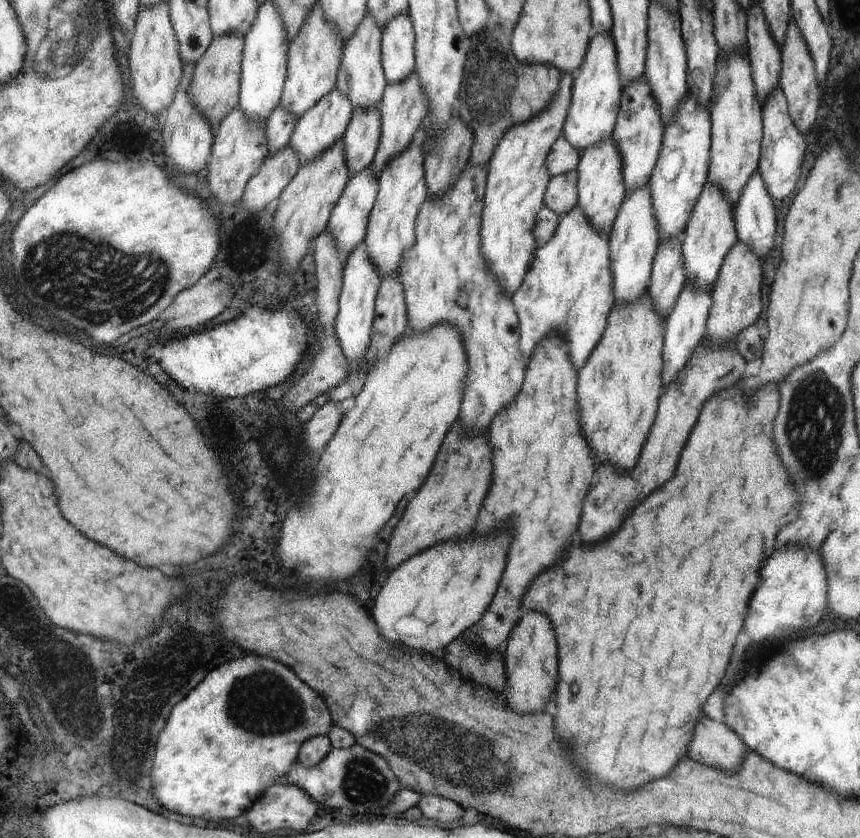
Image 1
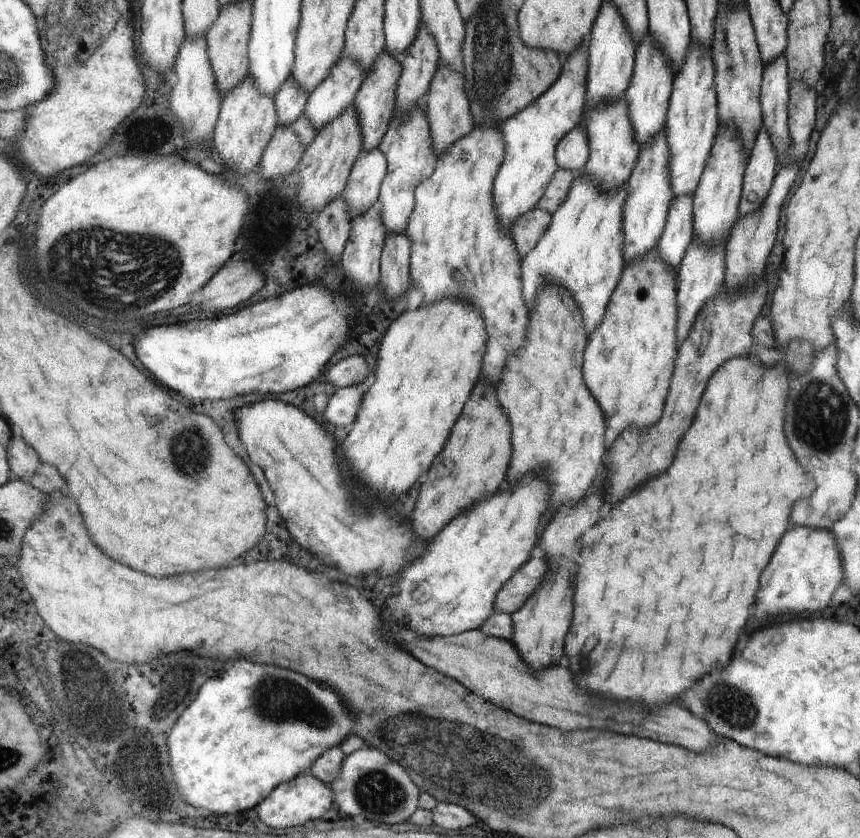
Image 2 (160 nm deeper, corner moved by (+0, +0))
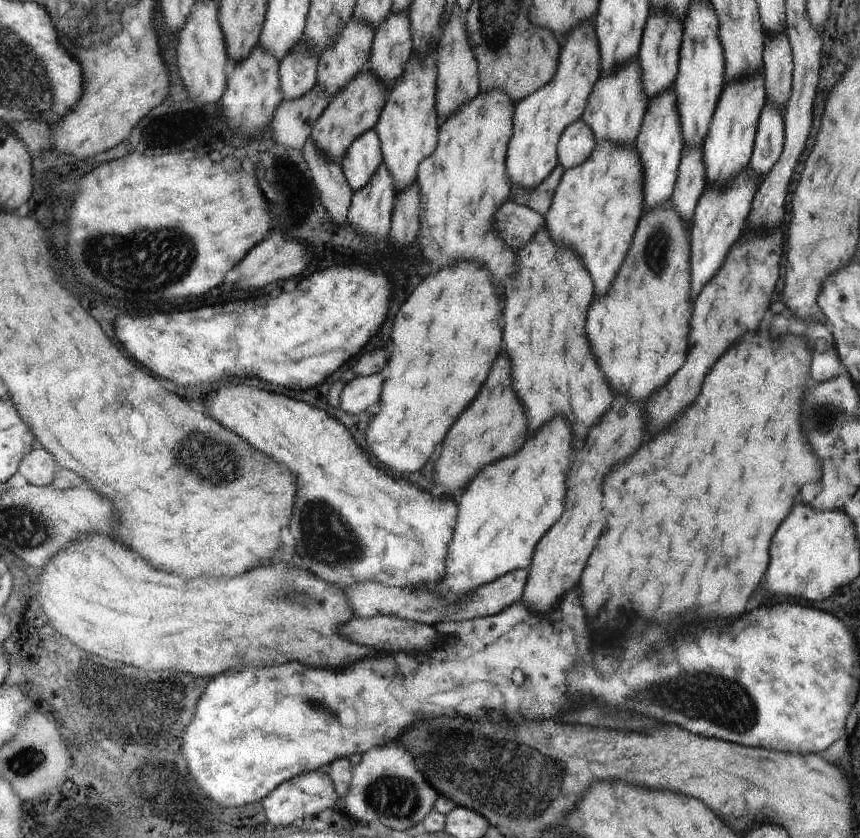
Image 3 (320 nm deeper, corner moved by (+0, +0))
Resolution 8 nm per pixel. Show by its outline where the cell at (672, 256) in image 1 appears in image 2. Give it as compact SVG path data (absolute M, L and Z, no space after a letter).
M693 192L676 195L671 202L666 224L656 246L665 263L676 272L687 246L694 237L694 219Z

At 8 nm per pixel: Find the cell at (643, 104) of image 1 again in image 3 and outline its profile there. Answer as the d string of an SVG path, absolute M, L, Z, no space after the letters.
M652 9L648 16L638 60L643 70L643 87L651 99L657 94L669 89L674 84L679 69L681 47L684 36L684 20L672 11L666 9Z

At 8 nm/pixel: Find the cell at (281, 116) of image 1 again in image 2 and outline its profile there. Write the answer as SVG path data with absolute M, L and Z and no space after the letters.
M292 76L275 92L278 125L293 123L303 114L309 92Z

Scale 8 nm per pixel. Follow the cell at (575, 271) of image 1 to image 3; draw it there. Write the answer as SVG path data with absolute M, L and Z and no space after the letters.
M598 141L586 162L565 169L552 206L545 212L549 235L559 243L570 245L589 270L598 298L612 286L625 256L629 252L634 231L645 207L645 175L636 144Z

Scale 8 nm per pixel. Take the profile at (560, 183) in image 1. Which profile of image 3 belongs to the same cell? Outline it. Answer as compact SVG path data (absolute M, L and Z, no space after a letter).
M558 164L553 168L552 174L548 175L542 184L531 189L517 186L509 192L510 200L522 206L534 209L544 216L552 206L553 196L557 192L557 186L561 182L562 175L565 174L565 168Z

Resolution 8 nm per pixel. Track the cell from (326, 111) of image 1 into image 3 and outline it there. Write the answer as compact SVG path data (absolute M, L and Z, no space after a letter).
M352 17L341 34L338 35L335 43L330 44L319 56L317 82L323 86L323 89L331 98L368 65L370 56L372 56L374 38L376 38L376 31L373 30L373 26L370 23L365 23L356 17Z

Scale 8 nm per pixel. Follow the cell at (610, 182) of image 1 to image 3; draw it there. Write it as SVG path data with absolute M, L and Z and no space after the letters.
M636 56L618 65L615 71L601 75L588 97L588 106L581 119L589 124L597 142L610 141L632 145L640 134L649 99L643 87L643 70Z

